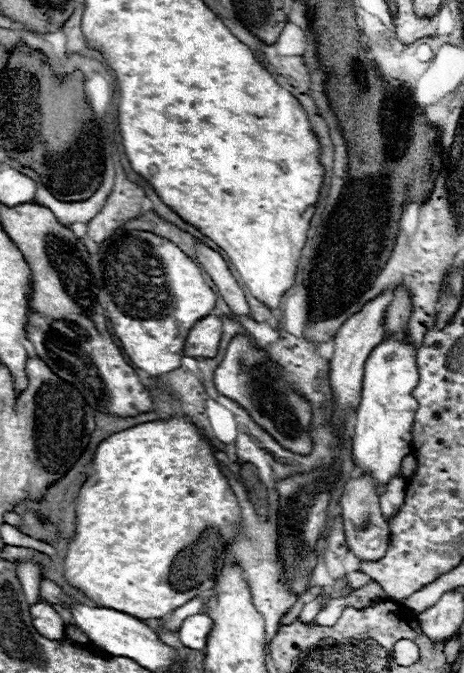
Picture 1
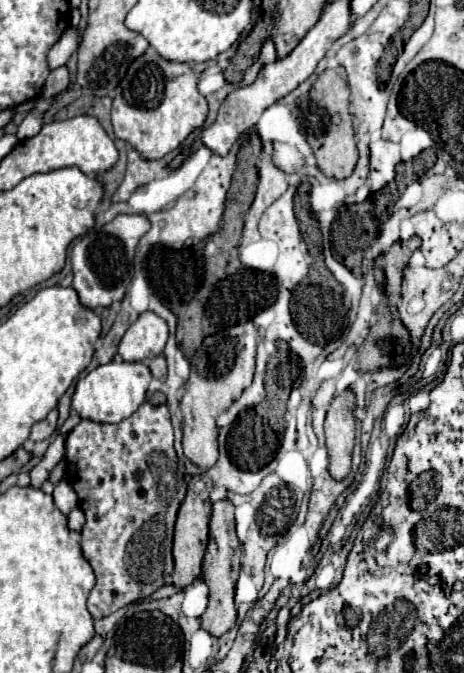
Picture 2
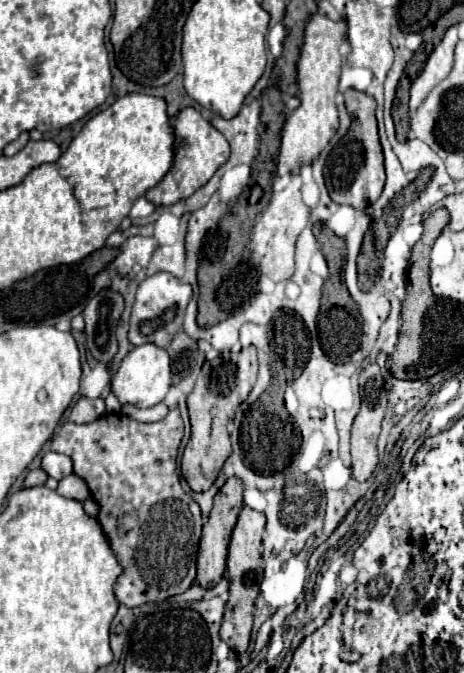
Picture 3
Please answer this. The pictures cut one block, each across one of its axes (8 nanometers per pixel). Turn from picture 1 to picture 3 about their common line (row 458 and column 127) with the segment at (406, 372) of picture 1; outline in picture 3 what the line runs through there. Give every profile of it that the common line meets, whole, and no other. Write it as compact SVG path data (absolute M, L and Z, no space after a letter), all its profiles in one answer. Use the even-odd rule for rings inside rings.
M142 344L142 346L132 348L126 354L126 358L122 360L122 364L112 380L112 392L118 396L120 404L152 408L164 400L170 384L172 384L172 370L170 370L168 352L156 344Z

